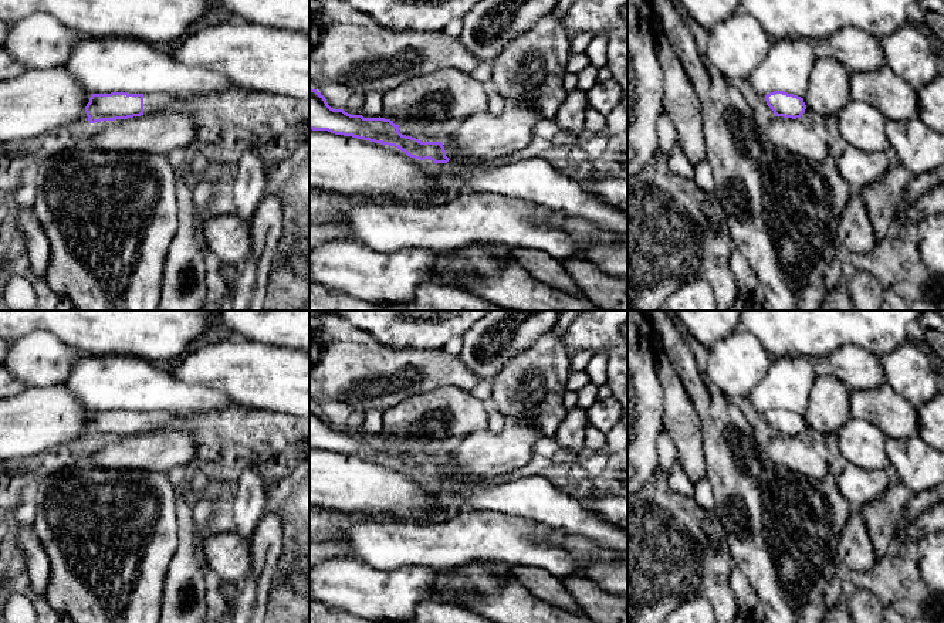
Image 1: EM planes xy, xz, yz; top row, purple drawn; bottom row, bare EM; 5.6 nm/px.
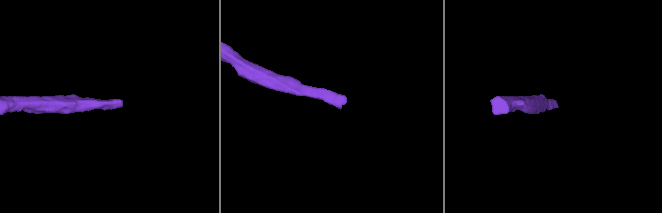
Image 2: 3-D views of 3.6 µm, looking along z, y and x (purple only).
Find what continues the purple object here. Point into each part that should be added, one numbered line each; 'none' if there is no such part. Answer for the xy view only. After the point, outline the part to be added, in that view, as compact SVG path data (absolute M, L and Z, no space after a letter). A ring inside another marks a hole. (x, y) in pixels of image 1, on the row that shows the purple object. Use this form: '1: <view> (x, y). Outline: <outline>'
1: xy (152, 102). Outline: M143 94L143 115L170 109L175 98L166 94Z

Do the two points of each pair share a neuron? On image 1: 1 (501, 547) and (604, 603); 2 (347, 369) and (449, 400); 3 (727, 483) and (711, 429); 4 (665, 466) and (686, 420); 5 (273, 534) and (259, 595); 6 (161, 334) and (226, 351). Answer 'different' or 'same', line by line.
1: different
2: different
3: same
4: different
5: same
6: different

